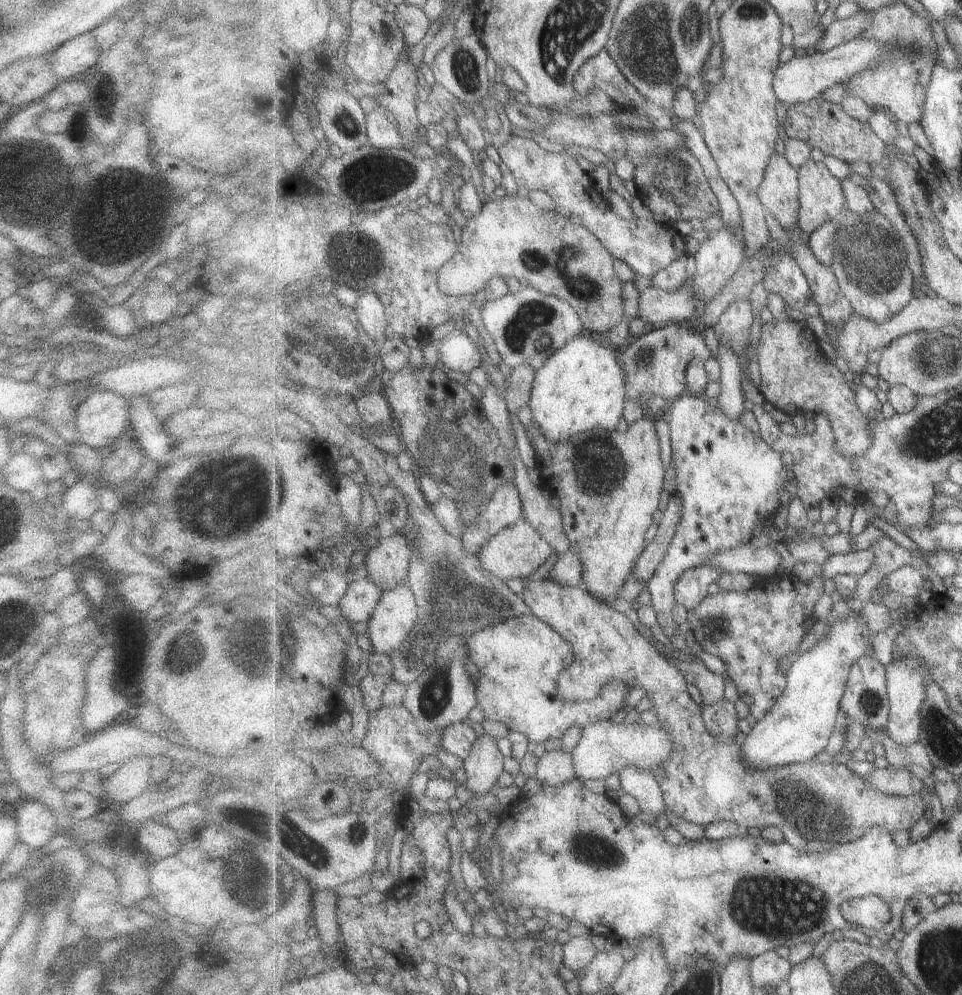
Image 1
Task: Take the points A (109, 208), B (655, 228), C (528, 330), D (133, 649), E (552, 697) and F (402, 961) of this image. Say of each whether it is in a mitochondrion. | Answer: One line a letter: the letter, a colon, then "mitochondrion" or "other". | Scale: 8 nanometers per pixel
A: mitochondrion
B: other
C: mitochondrion
D: other
E: other
F: other

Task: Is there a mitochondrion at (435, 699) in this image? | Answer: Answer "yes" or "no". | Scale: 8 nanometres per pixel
yes

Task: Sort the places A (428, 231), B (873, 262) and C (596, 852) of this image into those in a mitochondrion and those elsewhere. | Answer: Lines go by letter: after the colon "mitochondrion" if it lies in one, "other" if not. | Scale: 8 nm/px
A: other
B: mitochondrion
C: mitochondrion

